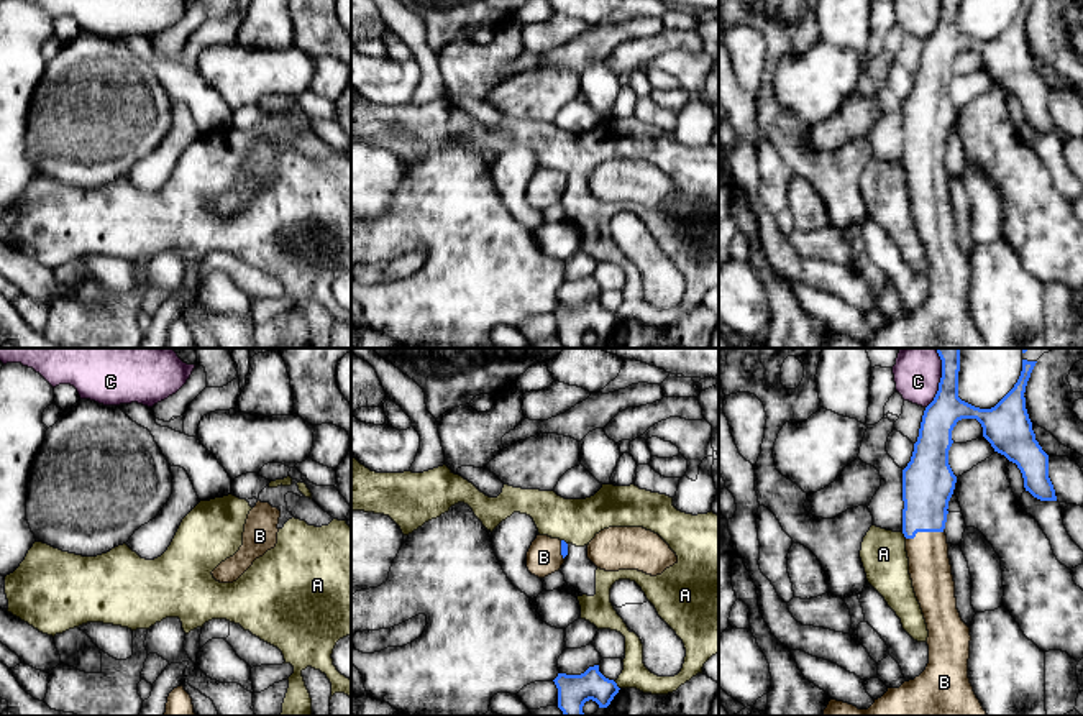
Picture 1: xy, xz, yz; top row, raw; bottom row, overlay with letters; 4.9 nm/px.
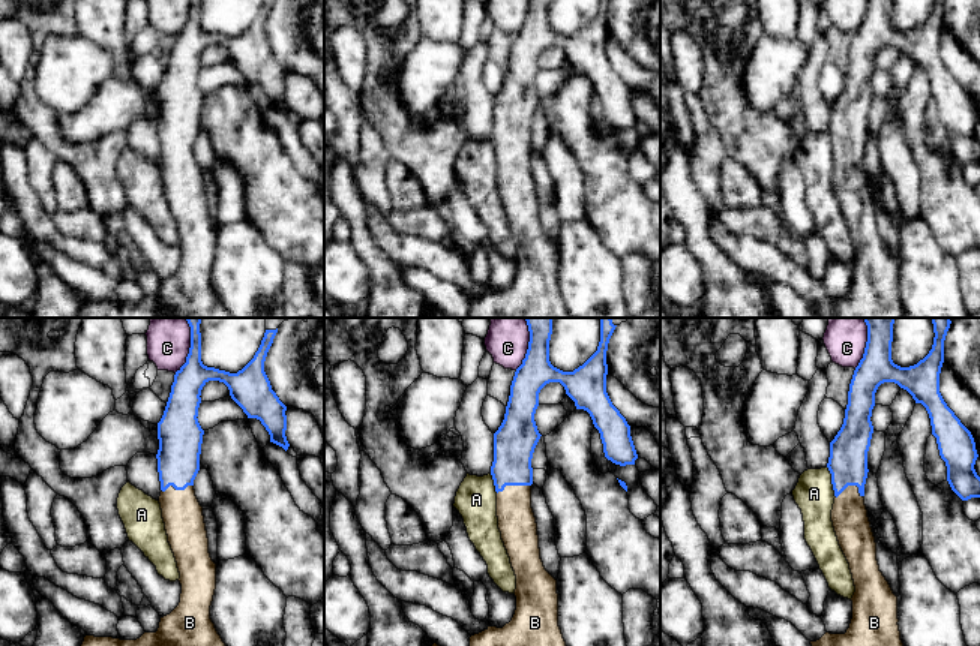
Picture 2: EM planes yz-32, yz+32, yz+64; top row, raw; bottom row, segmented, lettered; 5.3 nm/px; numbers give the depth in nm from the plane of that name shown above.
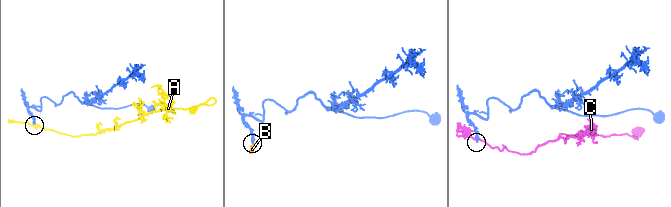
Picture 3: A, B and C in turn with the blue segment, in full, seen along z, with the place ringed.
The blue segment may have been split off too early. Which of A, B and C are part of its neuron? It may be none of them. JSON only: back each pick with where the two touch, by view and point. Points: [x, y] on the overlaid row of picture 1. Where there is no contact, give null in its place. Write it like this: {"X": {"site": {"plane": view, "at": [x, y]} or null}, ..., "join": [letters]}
{"B": {"site": {"plane": "yz", "at": [924, 531]}}, "join": ["B"]}

